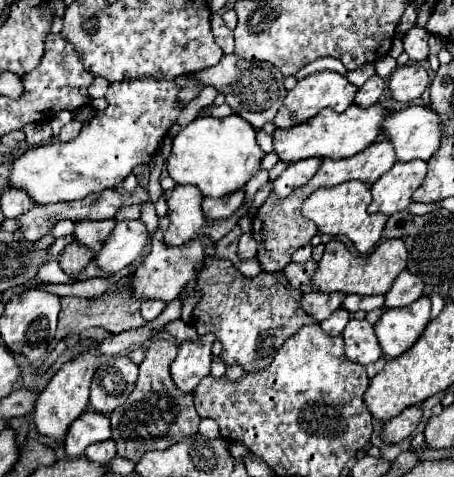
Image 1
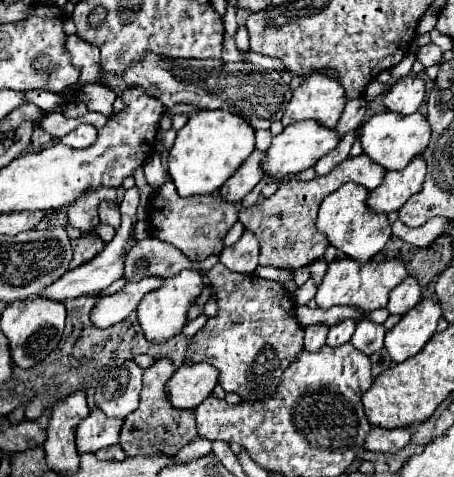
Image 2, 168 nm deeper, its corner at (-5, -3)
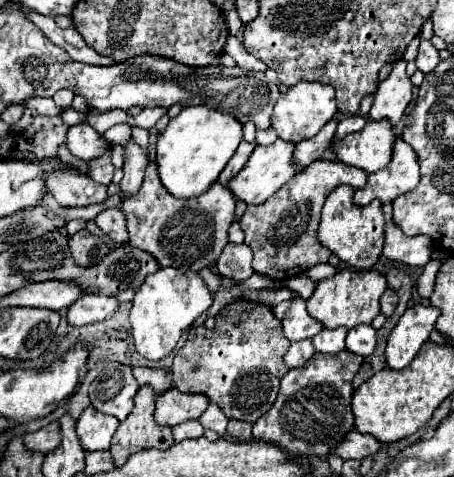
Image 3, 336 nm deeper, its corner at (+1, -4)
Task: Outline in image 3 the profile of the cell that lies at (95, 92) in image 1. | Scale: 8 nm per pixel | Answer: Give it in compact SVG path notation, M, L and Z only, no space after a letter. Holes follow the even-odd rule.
M128 123L114 125L114 127L110 127L110 129L104 133L104 137L106 137L112 145L114 145L114 143L122 145L122 141L128 141L131 137L131 126Z

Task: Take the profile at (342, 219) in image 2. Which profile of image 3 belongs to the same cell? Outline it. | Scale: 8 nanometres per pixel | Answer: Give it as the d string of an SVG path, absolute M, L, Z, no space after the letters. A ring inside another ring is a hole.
M340 185L326 197L322 209L322 221L318 229L318 237L324 247L328 247L334 255L338 255L352 269L372 269L378 261L384 245L384 215L382 203L372 201L366 207L358 207L352 201L354 189L348 185Z

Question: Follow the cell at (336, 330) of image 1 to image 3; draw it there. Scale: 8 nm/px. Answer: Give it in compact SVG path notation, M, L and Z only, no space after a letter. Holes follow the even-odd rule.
M322 329L312 337L312 345L318 353L340 353L344 349L346 329Z

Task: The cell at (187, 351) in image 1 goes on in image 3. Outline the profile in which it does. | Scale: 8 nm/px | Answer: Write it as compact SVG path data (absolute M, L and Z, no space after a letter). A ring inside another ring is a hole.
M170 389L168 393L162 393L156 399L156 413L154 419L158 425L168 425L174 427L178 423L198 419L206 407L208 399L192 393L180 393L178 389Z

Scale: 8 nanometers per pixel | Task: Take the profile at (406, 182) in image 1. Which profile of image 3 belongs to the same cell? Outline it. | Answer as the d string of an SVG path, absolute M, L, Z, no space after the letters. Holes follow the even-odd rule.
M398 137L394 141L394 147L392 147L392 159L388 163L386 169L382 171L376 171L376 173L370 173L368 175L368 183L362 187L362 189L356 189L354 193L354 203L356 205L368 205L372 199L380 199L382 203L388 203L388 201L394 201L400 193L408 193L408 189L414 189L420 181L420 167L418 167L418 157L414 153L414 149L402 141L402 137Z

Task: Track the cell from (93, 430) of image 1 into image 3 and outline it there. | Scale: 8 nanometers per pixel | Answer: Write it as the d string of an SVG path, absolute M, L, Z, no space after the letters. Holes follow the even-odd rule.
M92 405L86 407L76 421L76 433L82 441L84 451L108 451L118 425L120 421L116 417L104 415Z

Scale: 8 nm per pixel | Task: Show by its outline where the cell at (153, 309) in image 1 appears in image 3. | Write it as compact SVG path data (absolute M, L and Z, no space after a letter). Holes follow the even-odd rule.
M158 269L144 279L144 285L136 291L134 307L130 311L134 345L140 355L150 361L164 359L178 343L182 333L194 323L198 315L208 311L214 301L214 293L202 281L198 273L188 273L180 269Z

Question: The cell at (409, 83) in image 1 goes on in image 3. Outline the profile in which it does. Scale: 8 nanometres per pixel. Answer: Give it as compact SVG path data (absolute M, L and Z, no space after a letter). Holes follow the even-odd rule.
M398 61L394 63L394 69L388 75L388 79L384 79L378 85L368 117L372 121L388 119L392 125L396 125L402 119L410 101L412 101L412 83L406 75L406 63Z

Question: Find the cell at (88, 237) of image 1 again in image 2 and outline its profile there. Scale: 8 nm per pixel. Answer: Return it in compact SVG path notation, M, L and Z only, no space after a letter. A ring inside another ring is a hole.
M98 188L94 192L88 192L86 196L78 198L74 204L68 206L68 222L70 226L76 226L84 234L94 234L100 220L98 220L98 202L104 198L116 198L114 188Z

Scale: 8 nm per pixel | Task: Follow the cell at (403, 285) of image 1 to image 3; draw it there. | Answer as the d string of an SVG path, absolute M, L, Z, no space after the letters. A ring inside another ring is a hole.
M386 289L386 291L384 291L384 295L380 297L382 313L384 313L386 317L390 317L390 315L394 313L394 309L396 309L396 303L398 303L398 295L396 295L396 291L392 291L392 289Z

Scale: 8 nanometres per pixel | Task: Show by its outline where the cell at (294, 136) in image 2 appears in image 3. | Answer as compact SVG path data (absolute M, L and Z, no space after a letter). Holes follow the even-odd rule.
M280 139L268 147L258 145L254 149L254 153L250 155L248 163L238 171L238 175L234 175L228 181L228 189L232 191L232 195L236 199L244 201L246 205L266 203L268 197L272 197L282 185L286 185L286 181L290 181L296 175L296 165L292 165L292 147L294 147L294 143L280 141Z

